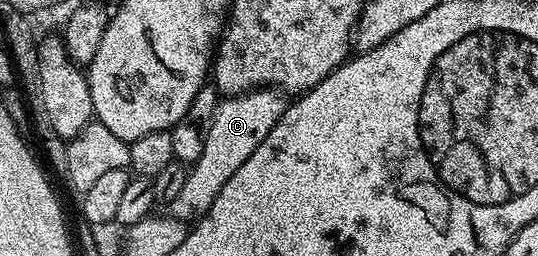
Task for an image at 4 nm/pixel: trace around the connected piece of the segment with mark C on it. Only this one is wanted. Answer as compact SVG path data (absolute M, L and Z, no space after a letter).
M253 90L242 96L224 96L217 103L202 158L198 158L188 168L188 175L192 177L192 196L188 196L188 222L199 220L210 210L210 206L214 206L214 198L222 194L222 186L234 178L238 166L242 166L242 162L246 162L246 158L258 150L262 138L274 130L285 107L285 97L276 90Z

